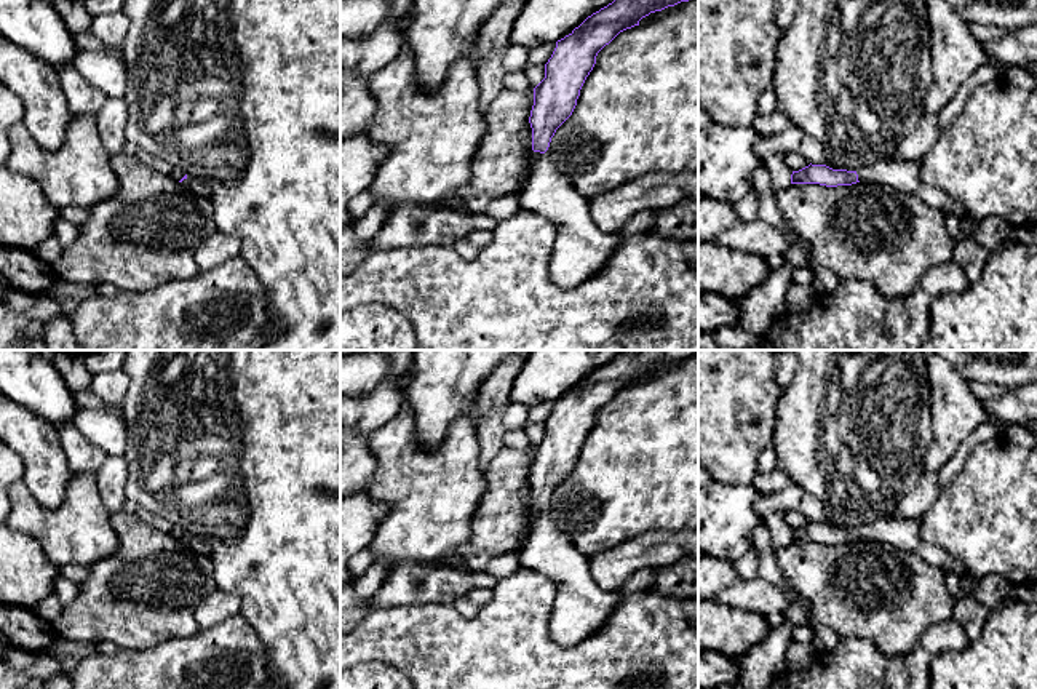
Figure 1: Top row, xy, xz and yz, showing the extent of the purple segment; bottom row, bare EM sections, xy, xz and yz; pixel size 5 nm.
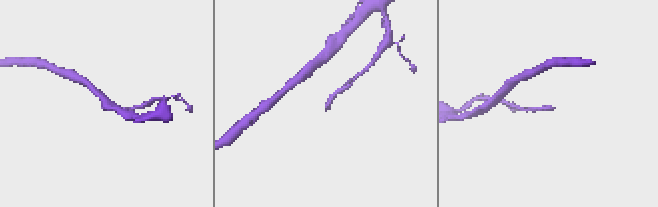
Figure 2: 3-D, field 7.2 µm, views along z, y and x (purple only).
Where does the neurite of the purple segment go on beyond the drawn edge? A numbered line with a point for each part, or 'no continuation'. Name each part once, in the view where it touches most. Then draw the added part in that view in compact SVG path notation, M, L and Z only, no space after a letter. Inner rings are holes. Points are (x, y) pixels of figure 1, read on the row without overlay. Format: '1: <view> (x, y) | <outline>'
1: xz (580, 608) | M532 510L530 534L519 560L522 568L556 585L550 635L561 647L575 647L598 631L620 598L594 582L590 558L577 550L546 512Z

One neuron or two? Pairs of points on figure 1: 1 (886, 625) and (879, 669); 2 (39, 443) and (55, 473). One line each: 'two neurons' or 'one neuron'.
1: two neurons
2: one neuron

